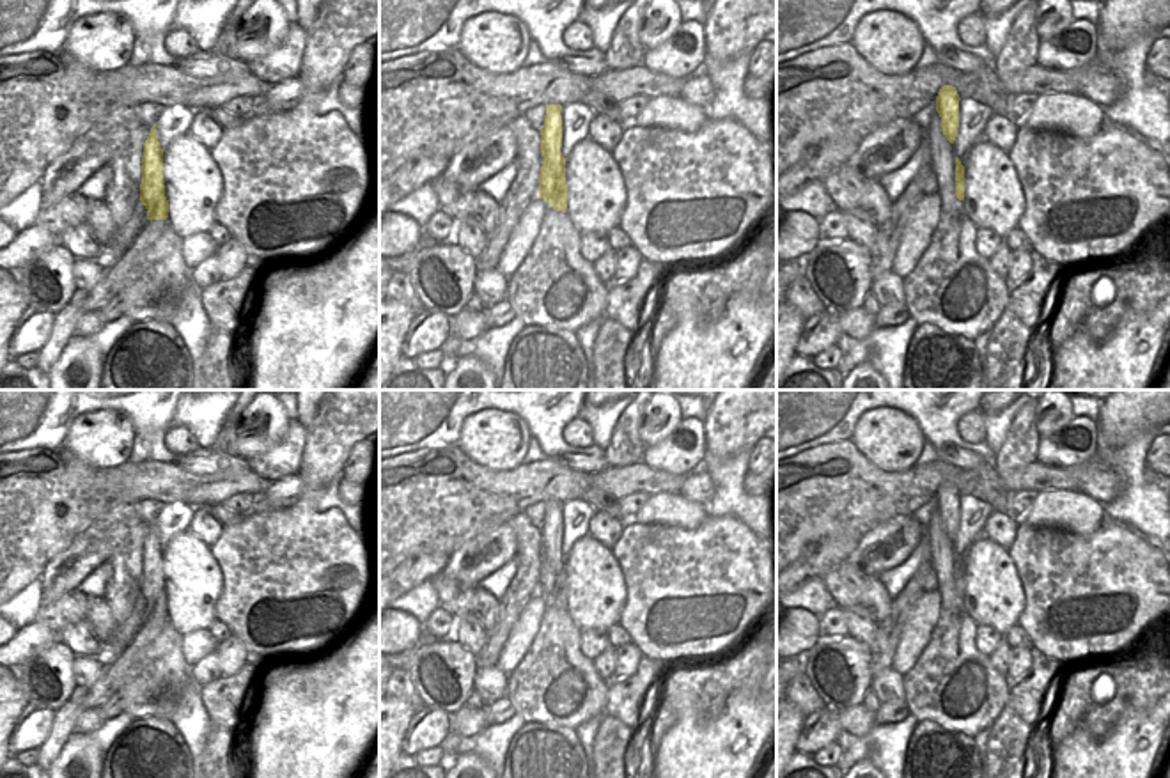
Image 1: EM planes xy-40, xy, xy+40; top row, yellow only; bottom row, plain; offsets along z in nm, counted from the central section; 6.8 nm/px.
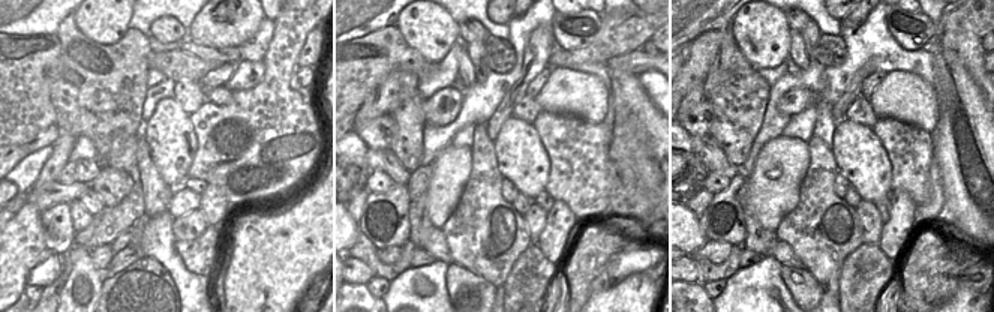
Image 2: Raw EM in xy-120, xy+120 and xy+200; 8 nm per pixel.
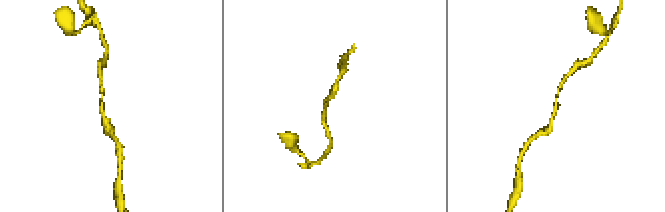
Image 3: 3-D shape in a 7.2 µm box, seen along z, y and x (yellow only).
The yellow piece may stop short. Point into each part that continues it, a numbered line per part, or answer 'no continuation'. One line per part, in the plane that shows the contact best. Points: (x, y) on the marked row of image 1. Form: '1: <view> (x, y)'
no continuation

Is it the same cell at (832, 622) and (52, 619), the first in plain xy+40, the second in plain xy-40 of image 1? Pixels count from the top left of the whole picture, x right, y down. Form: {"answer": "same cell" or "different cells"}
{"answer": "same cell"}

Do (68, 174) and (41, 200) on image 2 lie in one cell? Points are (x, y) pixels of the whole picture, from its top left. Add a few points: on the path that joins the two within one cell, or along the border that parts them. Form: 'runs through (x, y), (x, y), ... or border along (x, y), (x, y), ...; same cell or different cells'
border along (57, 180), (63, 183), (75, 182); different cells

